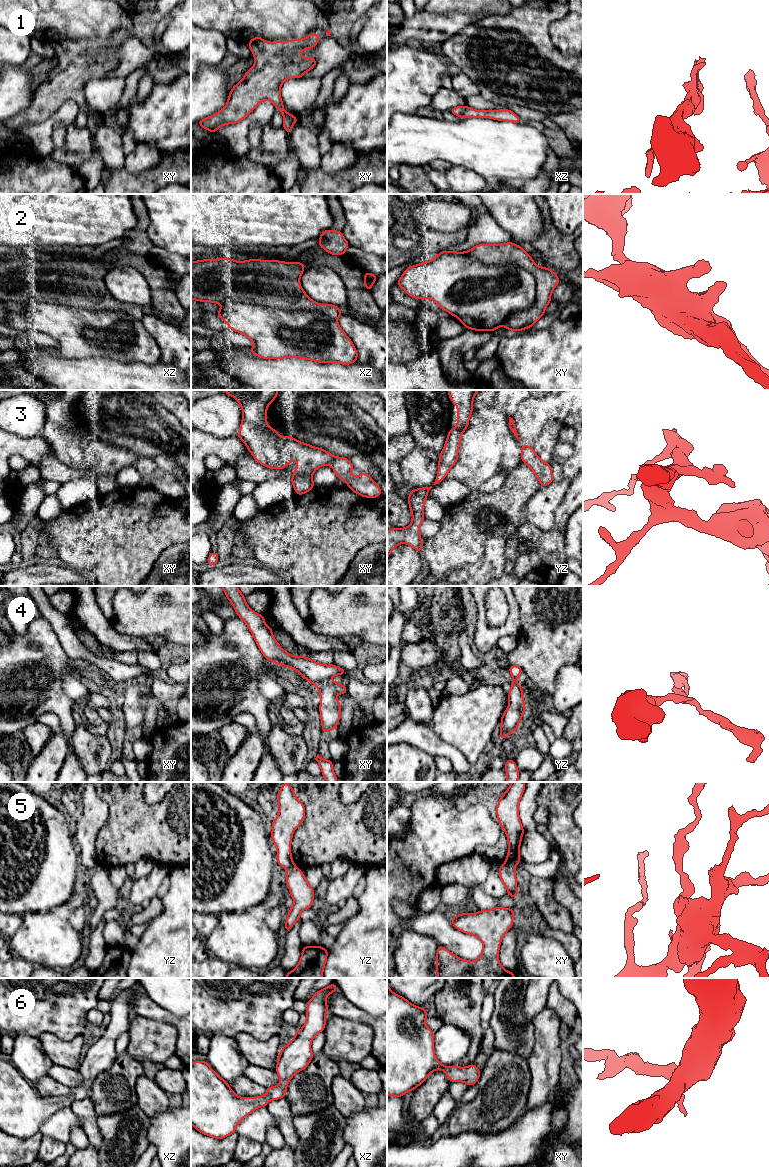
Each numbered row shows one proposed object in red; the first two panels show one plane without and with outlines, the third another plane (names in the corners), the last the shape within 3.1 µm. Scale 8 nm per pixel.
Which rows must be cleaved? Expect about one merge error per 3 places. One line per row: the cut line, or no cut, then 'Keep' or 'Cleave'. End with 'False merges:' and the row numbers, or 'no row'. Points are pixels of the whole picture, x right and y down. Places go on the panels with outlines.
1: No split. Keep
2: Split along xy (466, 251), (486, 264), (526, 268), (535, 279), (534, 304). Cleave
3: No split. Keep
4: Split along xy (330, 681), (317, 686). Cleave
5: Split along xy (504, 863), (514, 869). Cleave
6: No split. Keep
False merges: 2, 4, 5

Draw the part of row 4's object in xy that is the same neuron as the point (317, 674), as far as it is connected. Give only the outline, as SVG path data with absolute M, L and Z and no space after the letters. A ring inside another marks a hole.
M221 586L234 607L237 616L248 626L264 657L280 666L295 669L304 679L315 686L330 682L335 675L345 675L346 671L335 664L324 665L305 656L293 656L286 652L275 640L272 628L265 624L264 616L249 608L245 596L237 586Z

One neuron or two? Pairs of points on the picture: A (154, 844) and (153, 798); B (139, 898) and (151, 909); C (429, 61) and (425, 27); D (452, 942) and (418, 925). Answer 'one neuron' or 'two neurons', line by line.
A: two neurons
B: two neurons
C: two neurons
D: one neuron

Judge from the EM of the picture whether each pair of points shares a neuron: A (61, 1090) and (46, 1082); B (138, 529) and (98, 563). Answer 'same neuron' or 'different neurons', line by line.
A: same neuron
B: same neuron

